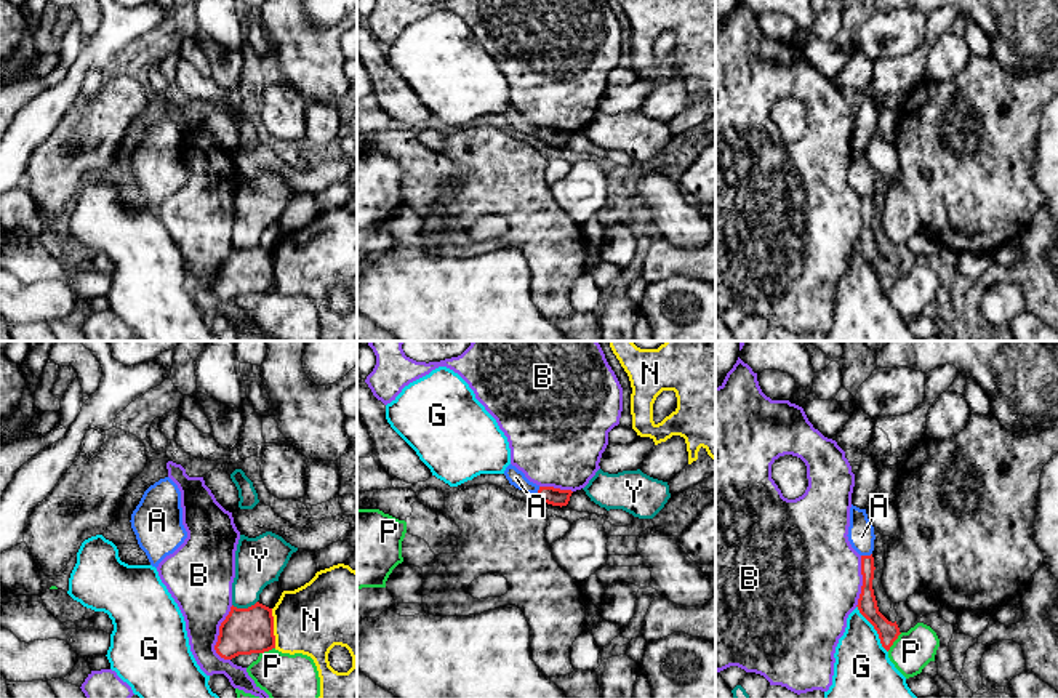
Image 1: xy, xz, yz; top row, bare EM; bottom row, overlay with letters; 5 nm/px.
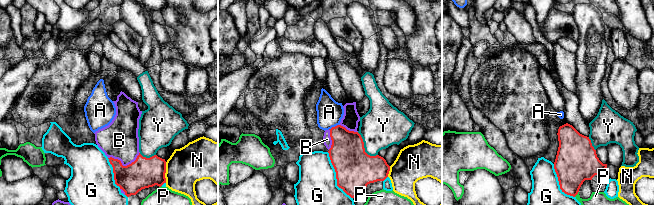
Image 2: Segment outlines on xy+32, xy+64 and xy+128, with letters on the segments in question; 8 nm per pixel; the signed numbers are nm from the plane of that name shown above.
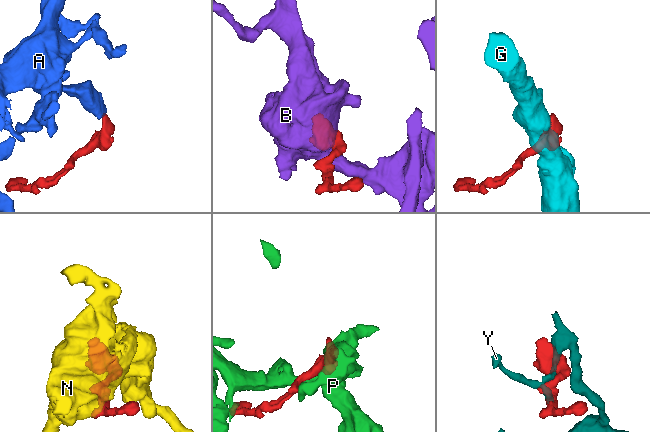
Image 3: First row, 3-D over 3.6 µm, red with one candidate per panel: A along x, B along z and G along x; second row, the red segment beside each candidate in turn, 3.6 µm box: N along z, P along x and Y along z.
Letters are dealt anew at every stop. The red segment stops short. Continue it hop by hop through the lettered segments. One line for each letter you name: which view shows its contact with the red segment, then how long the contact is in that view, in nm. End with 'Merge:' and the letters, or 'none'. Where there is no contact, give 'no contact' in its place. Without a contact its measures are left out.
Merge: none

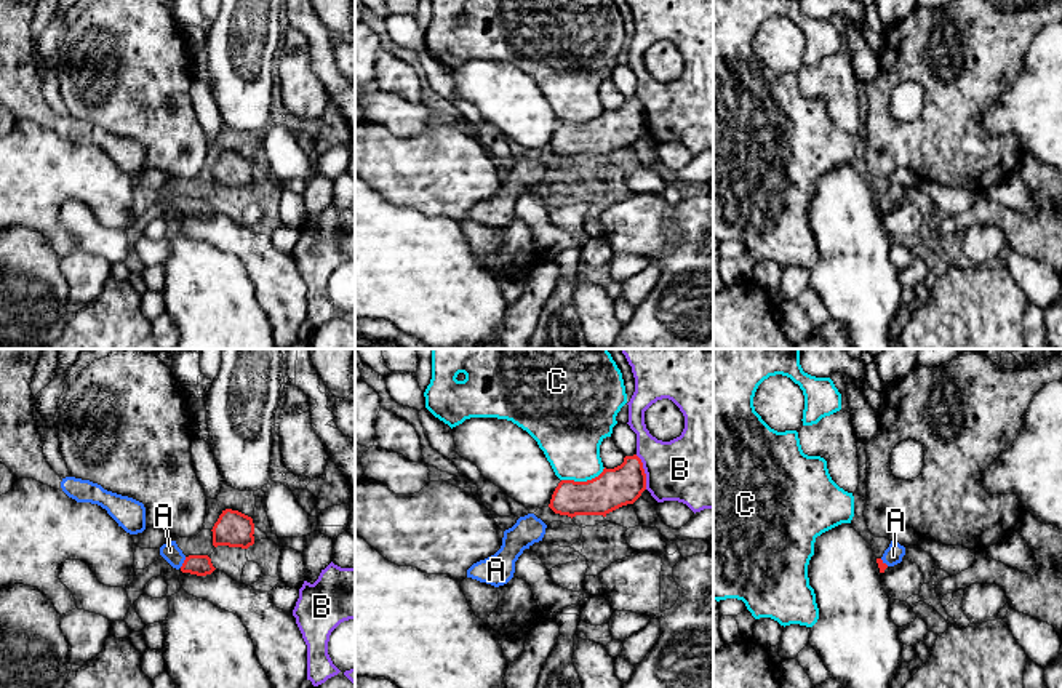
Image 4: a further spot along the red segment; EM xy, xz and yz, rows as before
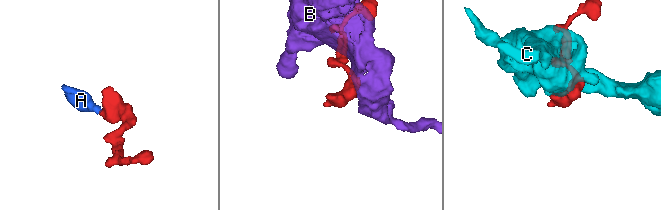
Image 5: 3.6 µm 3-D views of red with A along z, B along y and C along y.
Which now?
A: meets red in xy; contact 70 nm long
Merge: A

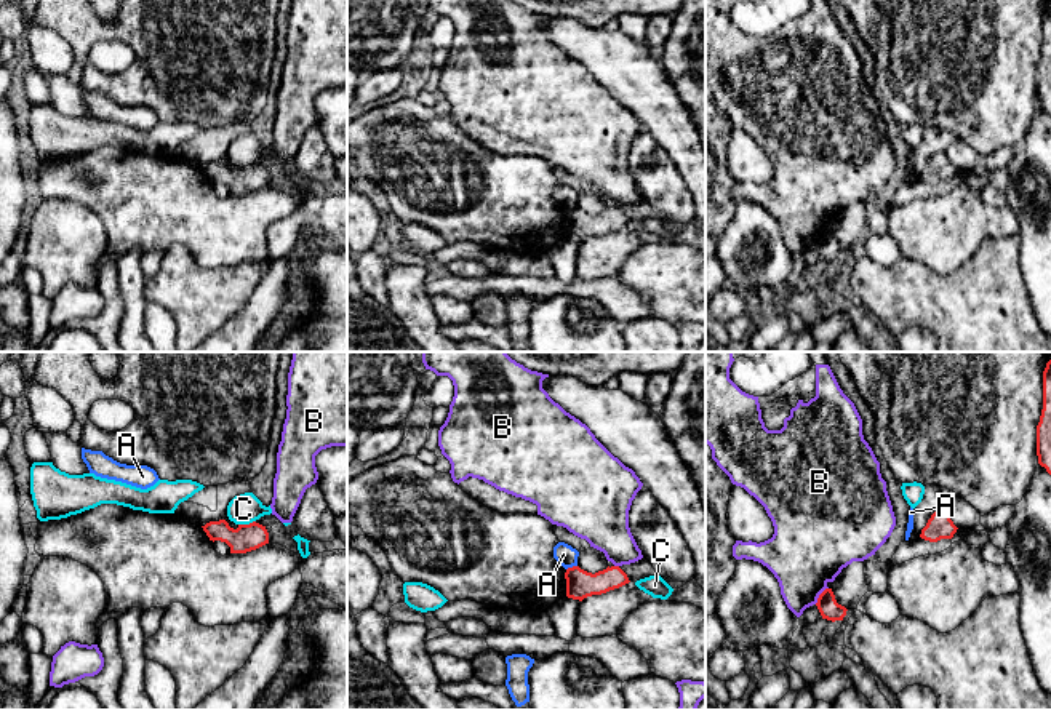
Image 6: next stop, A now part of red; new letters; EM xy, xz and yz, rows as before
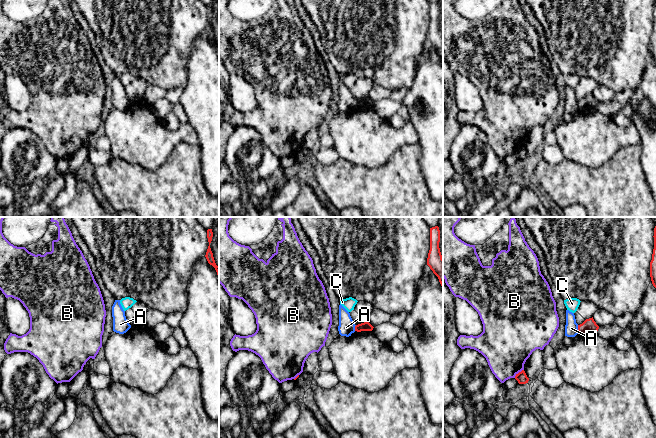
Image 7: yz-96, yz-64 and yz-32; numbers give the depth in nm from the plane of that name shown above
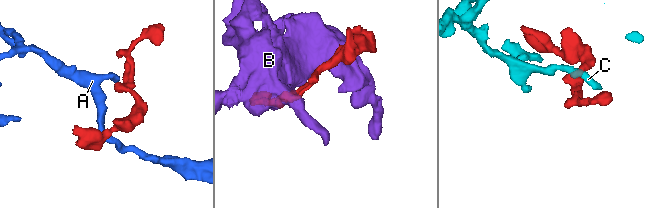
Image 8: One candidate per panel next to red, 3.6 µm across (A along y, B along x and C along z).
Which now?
Merge: none

